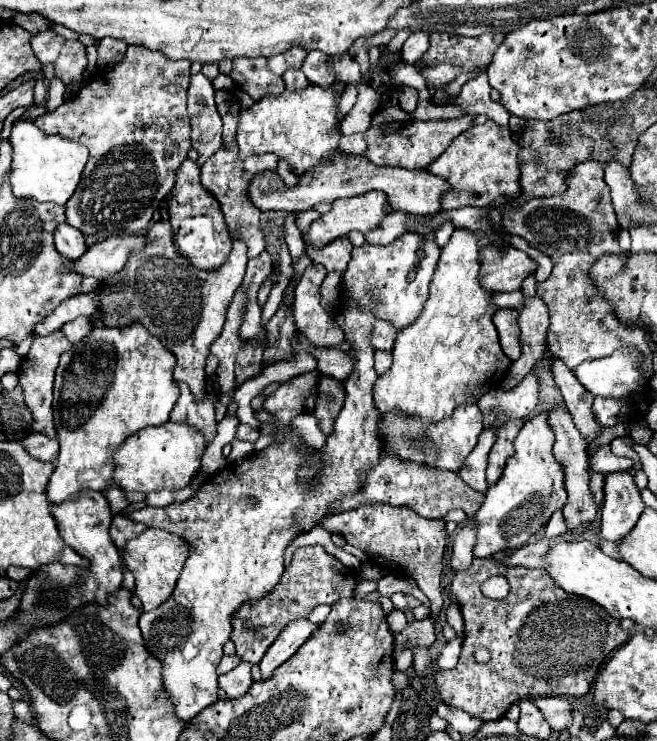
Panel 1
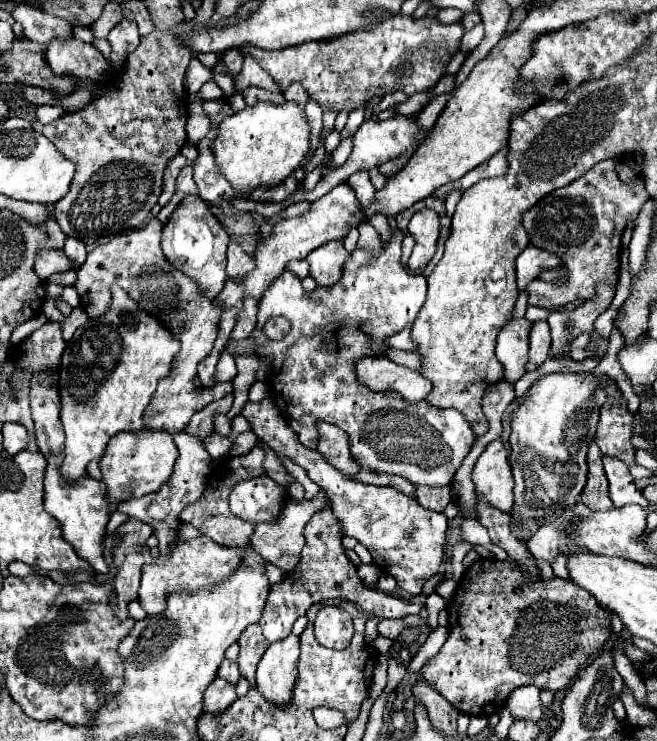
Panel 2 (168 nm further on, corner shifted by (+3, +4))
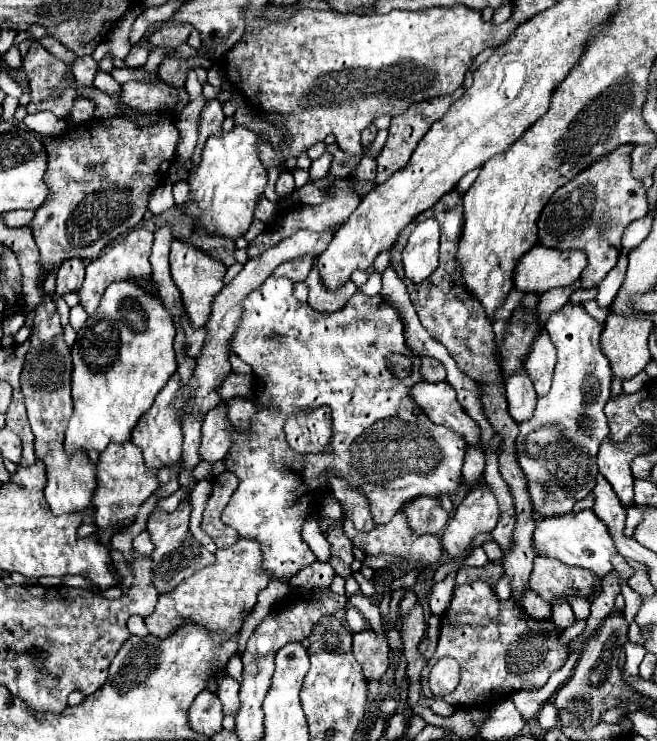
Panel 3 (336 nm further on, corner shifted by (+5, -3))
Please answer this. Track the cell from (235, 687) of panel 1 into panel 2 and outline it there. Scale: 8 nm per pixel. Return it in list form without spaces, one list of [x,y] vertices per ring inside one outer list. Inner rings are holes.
[[[217,677],[205,691],[205,707],[203,709],[209,713],[219,713],[219,711],[225,711],[235,699],[237,699],[235,685]]]

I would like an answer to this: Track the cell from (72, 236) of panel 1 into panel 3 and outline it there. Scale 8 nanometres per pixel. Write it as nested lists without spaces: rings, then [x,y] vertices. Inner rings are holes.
[[[77,258],[65,260],[57,270],[57,286],[55,286],[57,296],[63,296],[67,292],[77,292],[83,284],[83,276],[85,276],[83,260],[77,260]]]

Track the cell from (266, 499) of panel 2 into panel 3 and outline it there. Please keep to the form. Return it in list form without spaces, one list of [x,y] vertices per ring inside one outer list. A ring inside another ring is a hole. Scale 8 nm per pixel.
[[[269,276],[243,300],[243,316],[241,324],[237,326],[237,336],[233,336],[233,350],[251,366],[259,390],[255,398],[257,412],[251,418],[247,434],[229,426],[231,450],[225,456],[225,468],[239,478],[239,488],[235,490],[231,504],[225,506],[221,520],[235,528],[239,538],[259,542],[263,552],[261,566],[271,580],[289,582],[289,578],[293,578],[301,568],[315,562],[315,554],[311,548],[307,548],[305,540],[301,540],[301,524],[305,524],[309,510],[313,508],[313,499],[314,508],[317,503],[319,510],[317,494],[321,494],[322,503],[327,499],[329,476],[333,474],[345,478],[363,492],[375,524],[385,524],[385,520],[391,520],[393,512],[401,510],[401,506],[415,496],[437,496],[439,492],[447,492],[451,496],[455,488],[459,488],[465,442],[447,426],[431,424],[431,420],[423,416],[421,408],[413,404],[409,389],[417,382],[423,382],[419,372],[421,358],[415,356],[405,344],[403,322],[397,310],[385,298],[369,298],[355,292],[343,310],[323,314],[313,310],[309,304],[301,304],[293,296],[291,280]],[[389,352],[399,352],[413,360],[410,376],[399,380],[387,370]],[[323,404],[329,404],[333,410],[333,436],[329,440],[329,448],[321,454],[305,456],[293,452],[285,444],[285,416],[295,414],[300,407],[302,411],[311,411]]]

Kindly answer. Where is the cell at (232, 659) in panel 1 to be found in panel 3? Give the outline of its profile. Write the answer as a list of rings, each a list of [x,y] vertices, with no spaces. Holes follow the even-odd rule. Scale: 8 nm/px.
[[[225,674],[223,678],[217,680],[217,684],[219,684],[217,696],[219,696],[221,704],[223,704],[223,714],[225,714],[225,716],[229,716],[229,714],[235,716],[235,714],[237,714],[237,708],[241,708],[241,700],[239,700],[239,682]]]

